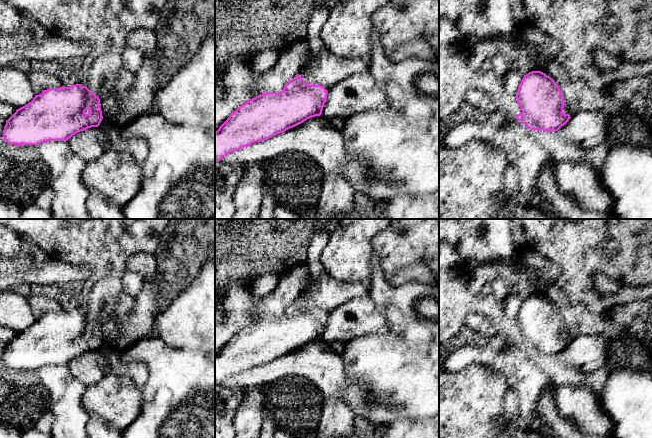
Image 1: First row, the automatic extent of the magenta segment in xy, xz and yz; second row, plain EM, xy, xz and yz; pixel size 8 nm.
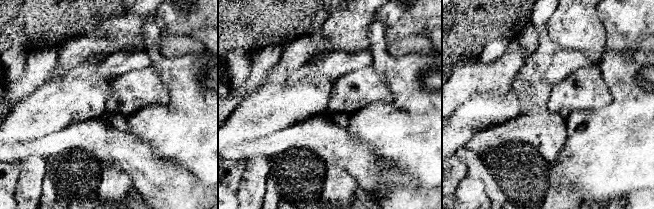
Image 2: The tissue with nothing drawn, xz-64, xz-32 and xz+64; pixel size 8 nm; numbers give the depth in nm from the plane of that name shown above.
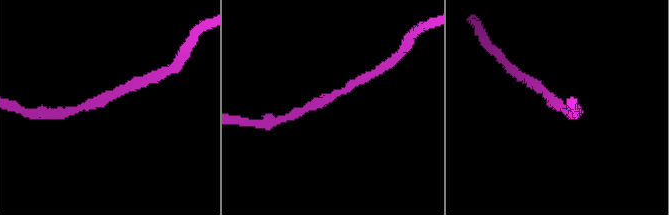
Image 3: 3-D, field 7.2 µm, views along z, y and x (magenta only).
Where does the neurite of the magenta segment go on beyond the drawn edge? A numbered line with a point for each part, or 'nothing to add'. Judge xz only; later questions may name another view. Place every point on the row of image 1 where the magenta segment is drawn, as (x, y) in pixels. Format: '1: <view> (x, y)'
nothing to add

